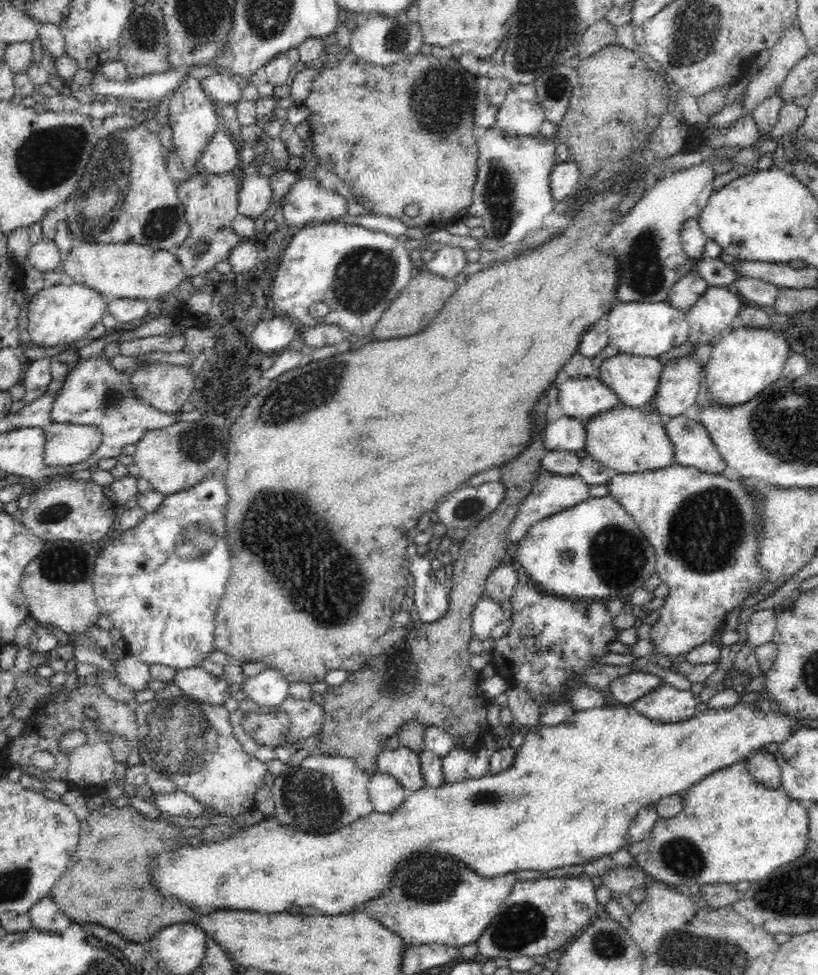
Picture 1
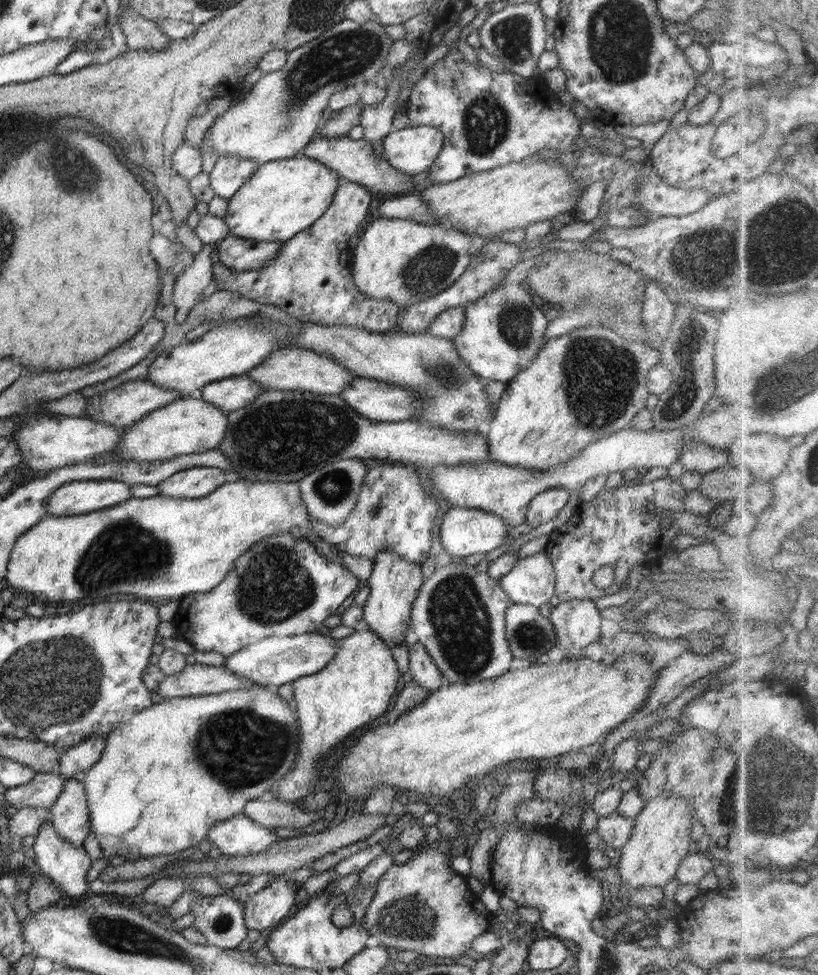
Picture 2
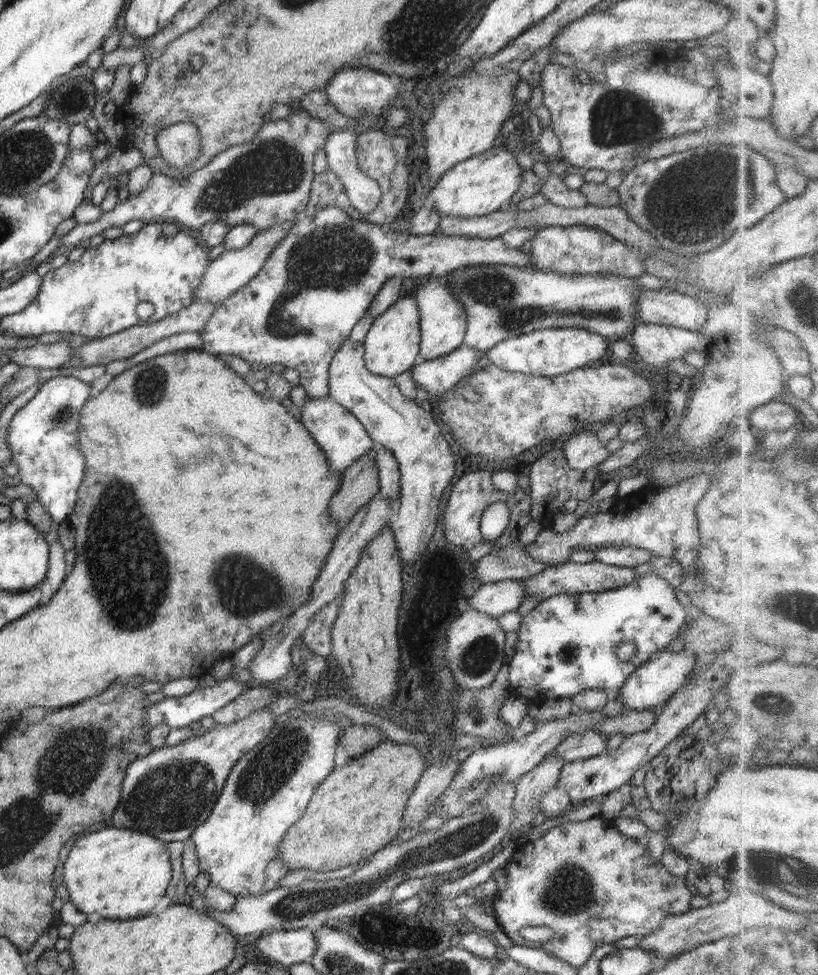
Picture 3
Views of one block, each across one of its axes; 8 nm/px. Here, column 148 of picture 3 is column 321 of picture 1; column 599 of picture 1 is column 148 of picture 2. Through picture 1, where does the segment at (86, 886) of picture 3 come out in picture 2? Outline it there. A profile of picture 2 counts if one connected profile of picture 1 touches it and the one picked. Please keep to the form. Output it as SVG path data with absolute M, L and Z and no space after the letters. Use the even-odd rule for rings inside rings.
M256 686L251 690L231 691L221 695L158 699L152 706L144 708L144 710L136 712L122 723L118 723L115 730L107 735L106 746L102 750L102 756L100 756L98 762L95 762L94 766L91 766L85 772L83 786L88 798L91 832L94 832L101 850L104 850L107 855L123 856L126 860L169 856L181 850L186 850L190 846L197 848L200 840L204 840L208 836L208 832L214 824L242 814L242 809L245 808L246 804L260 799L264 793L272 791L274 785L282 782L284 776L296 763L298 739L300 739L300 735L295 713L288 708L288 703L278 696L276 688Z

